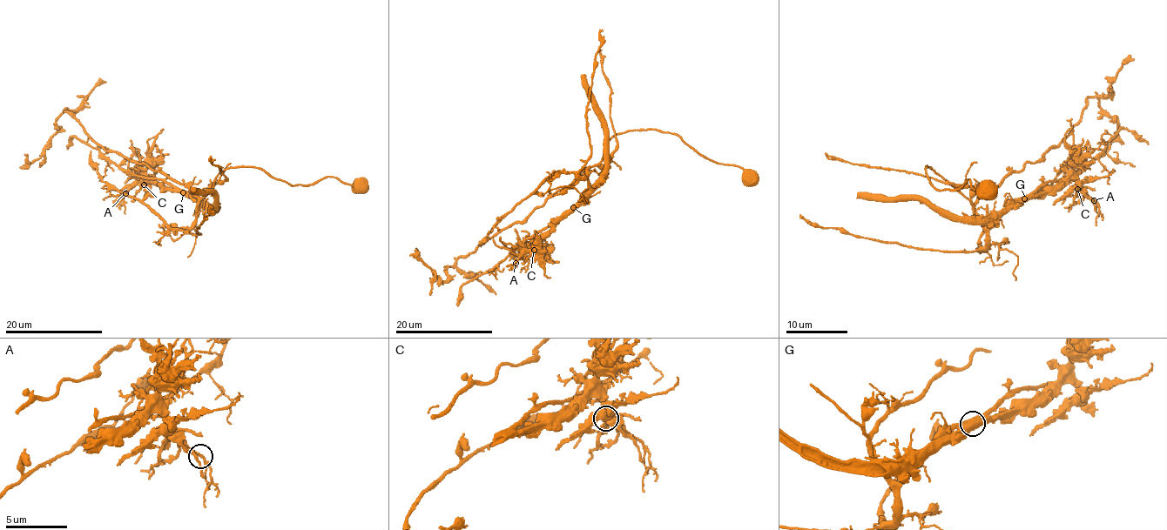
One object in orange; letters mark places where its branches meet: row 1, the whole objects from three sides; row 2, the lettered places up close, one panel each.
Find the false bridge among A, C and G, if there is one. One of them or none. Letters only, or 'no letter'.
G

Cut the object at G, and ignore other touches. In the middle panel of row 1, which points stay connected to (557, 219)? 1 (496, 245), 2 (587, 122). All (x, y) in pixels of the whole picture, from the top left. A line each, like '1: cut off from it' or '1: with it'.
1: with it
2: cut off from it

